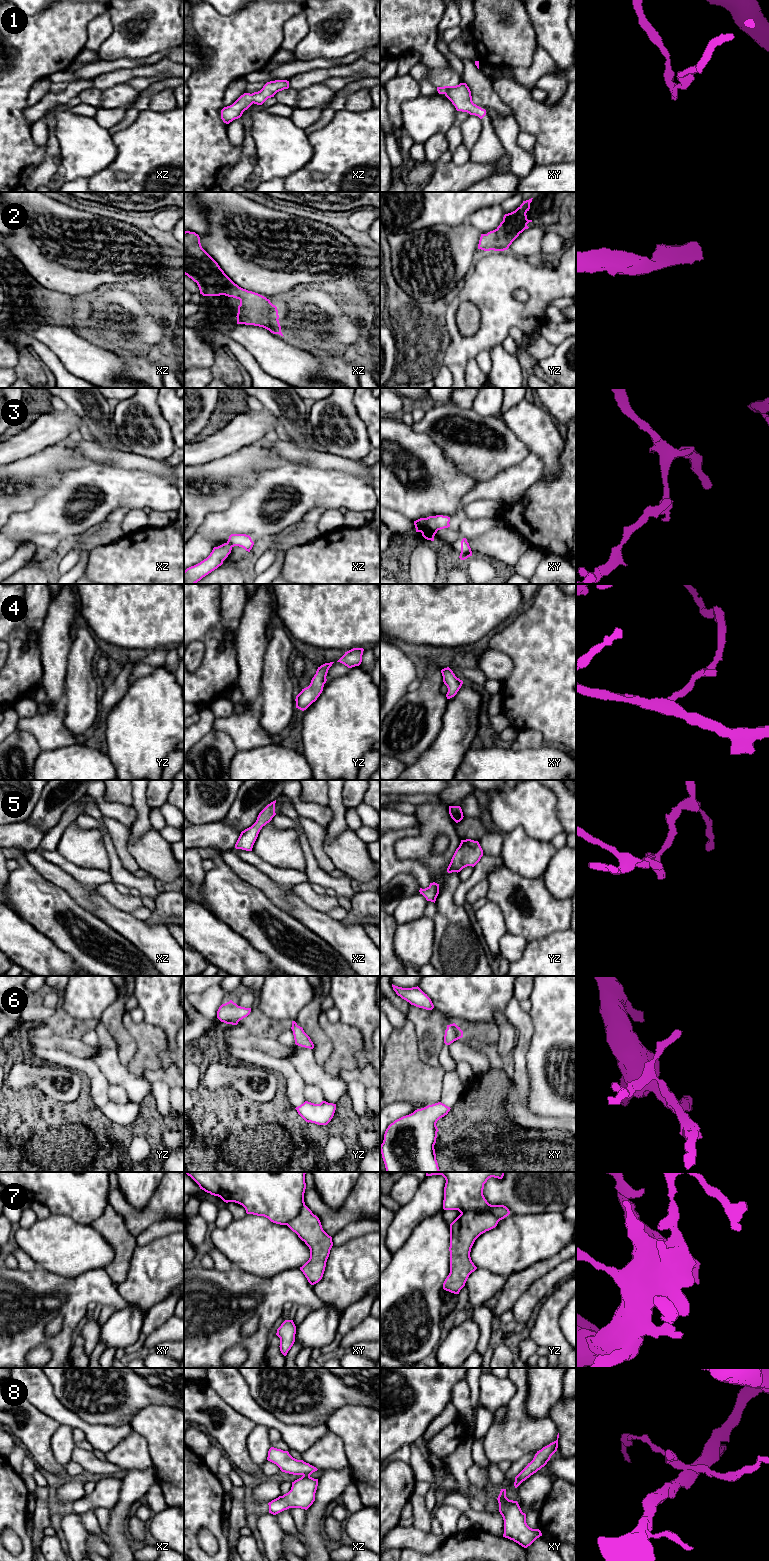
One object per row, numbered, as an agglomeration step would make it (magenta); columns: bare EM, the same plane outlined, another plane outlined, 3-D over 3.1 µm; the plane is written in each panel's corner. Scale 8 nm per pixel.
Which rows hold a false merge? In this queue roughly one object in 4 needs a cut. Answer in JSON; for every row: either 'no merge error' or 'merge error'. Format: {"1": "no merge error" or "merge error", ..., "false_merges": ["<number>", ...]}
{"1": "no merge error", "2": "no merge error", "3": "merge error", "4": "no merge error", "5": "no merge error", "6": "no merge error", "7": "merge error", "8": "merge error", "false_merges": ["3", "7", "8"]}

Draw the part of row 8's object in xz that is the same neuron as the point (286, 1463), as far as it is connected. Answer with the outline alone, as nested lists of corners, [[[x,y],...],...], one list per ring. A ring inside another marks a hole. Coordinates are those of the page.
[[[271,1447],[268,1451],[267,1460],[276,1464],[282,1472],[293,1475],[310,1476],[318,1469],[303,1460],[293,1458],[288,1451]]]

